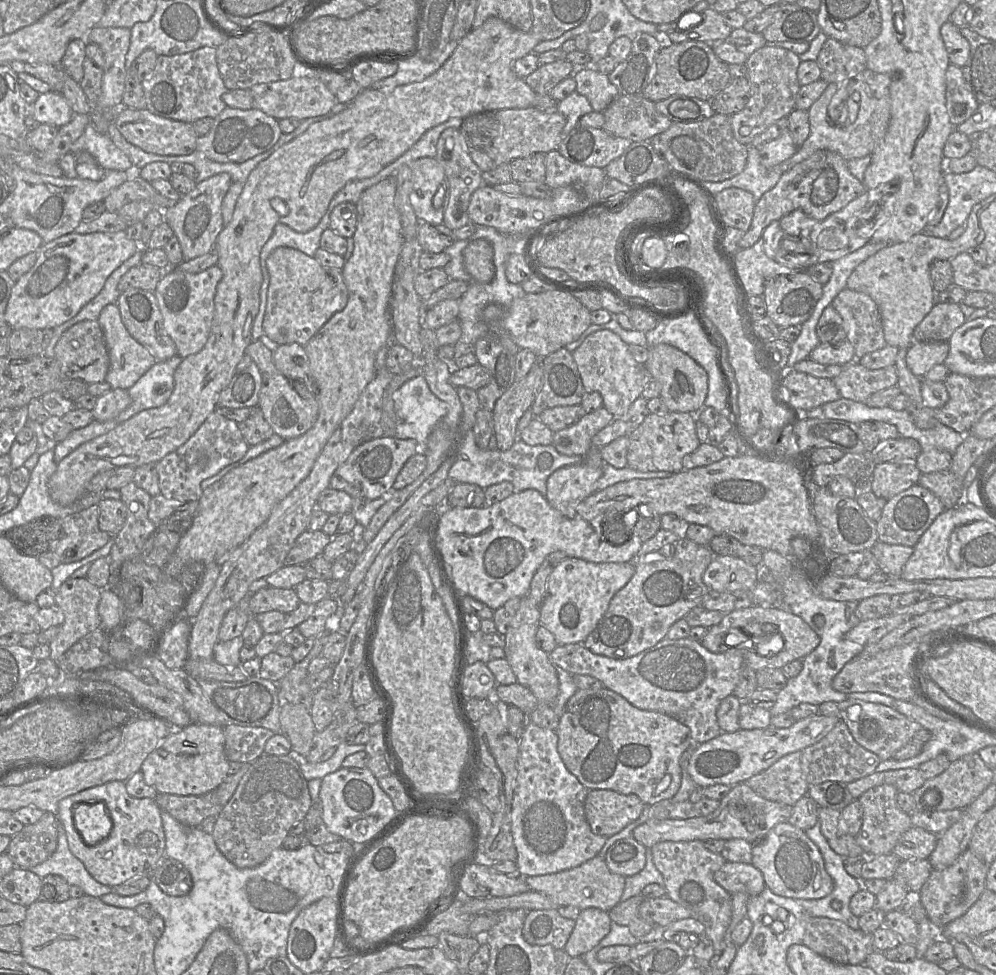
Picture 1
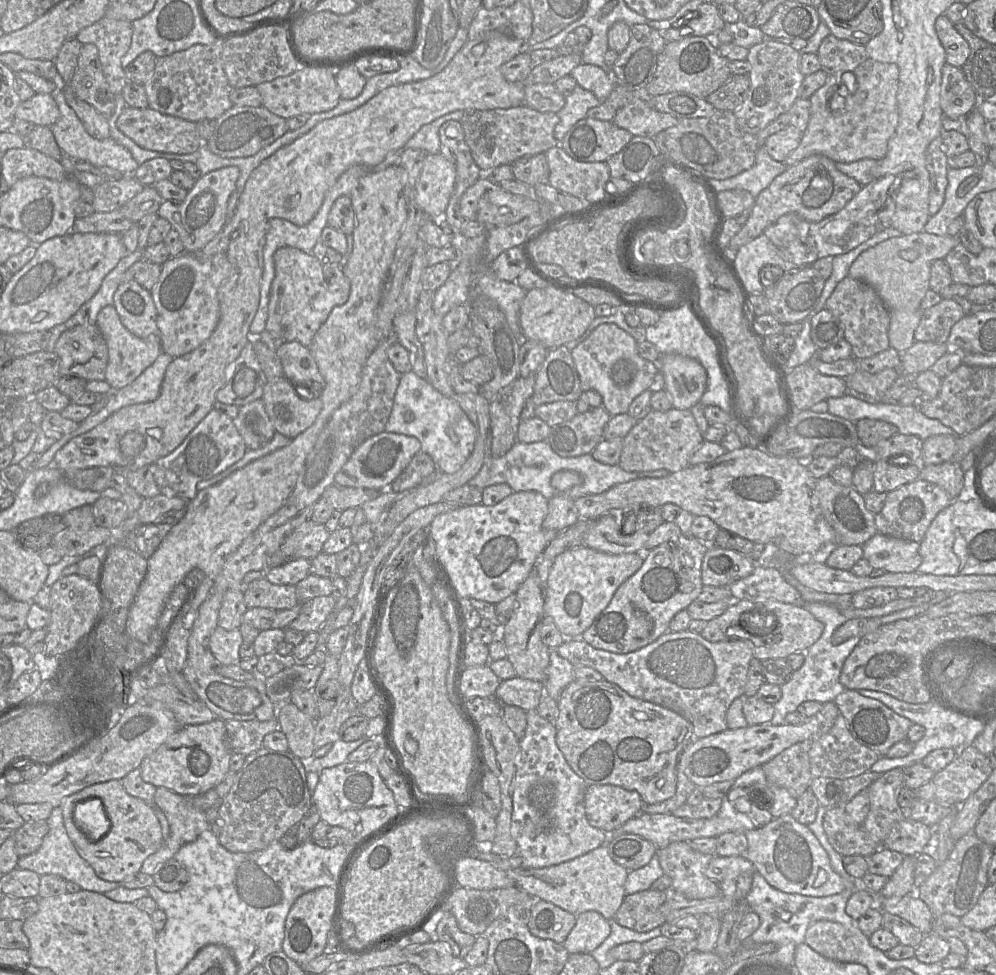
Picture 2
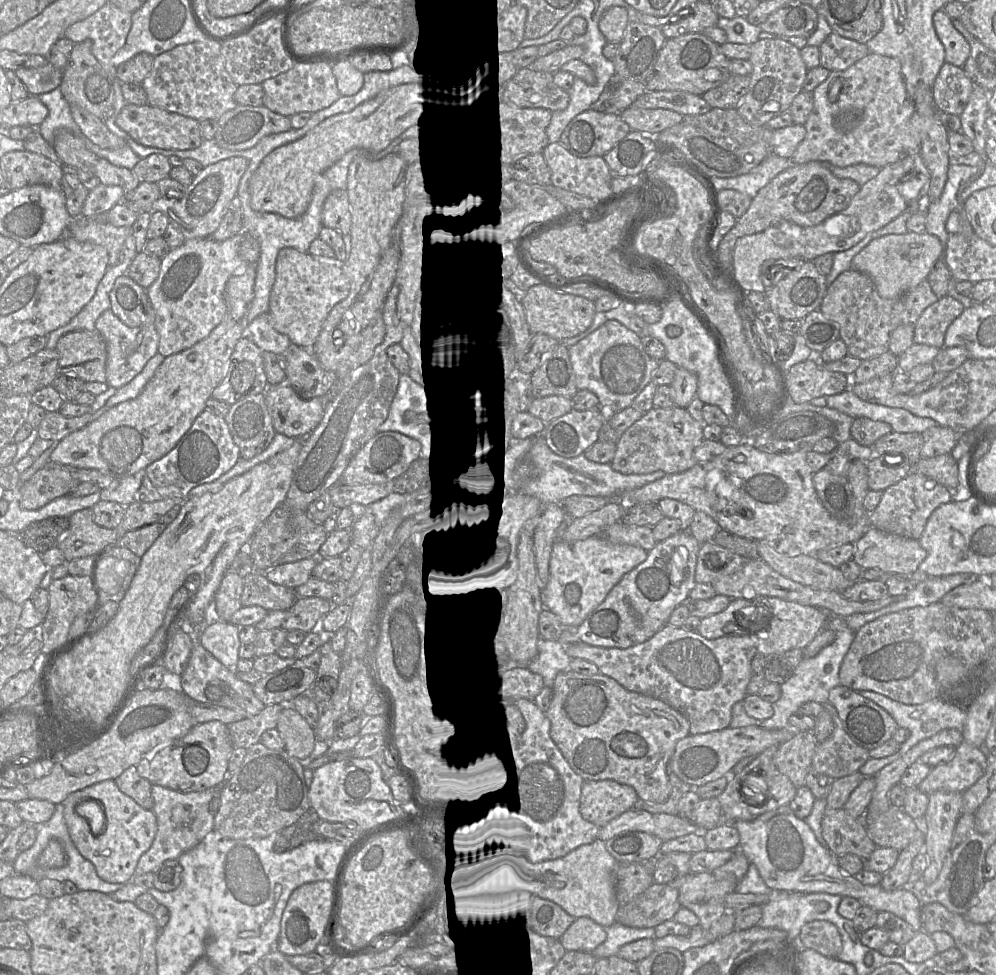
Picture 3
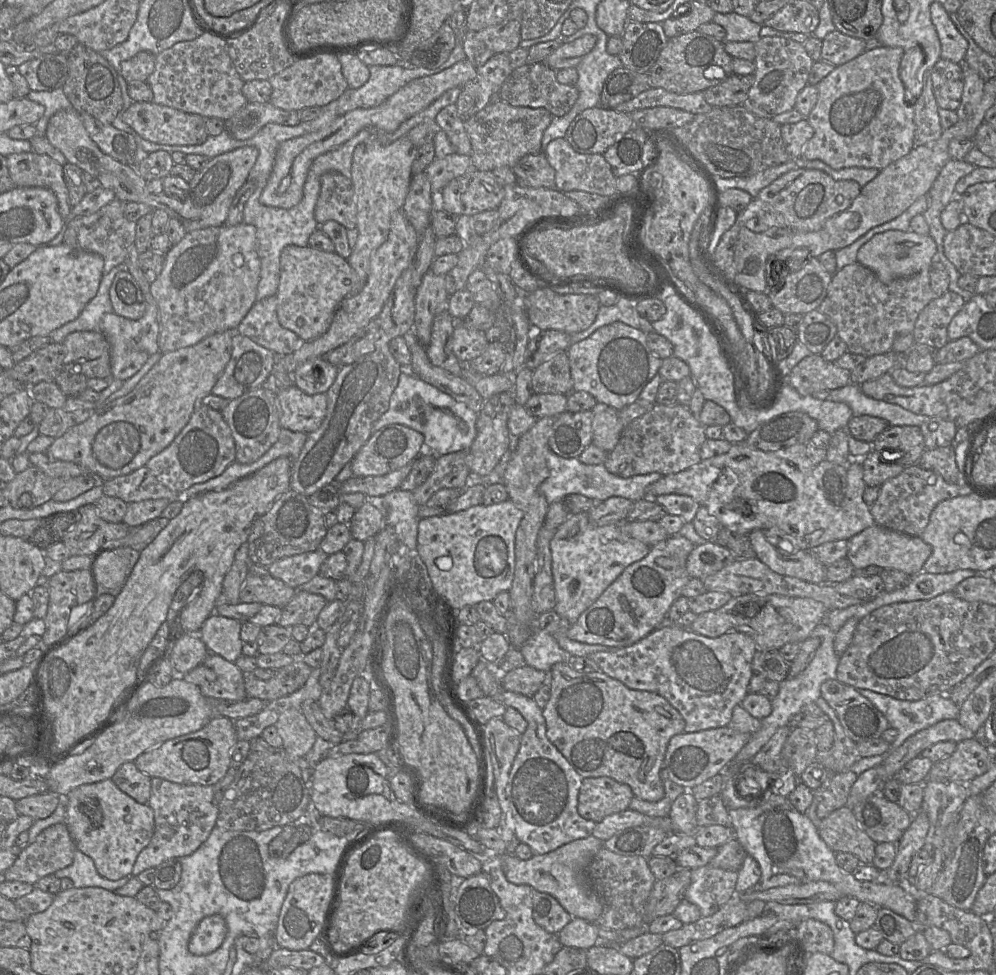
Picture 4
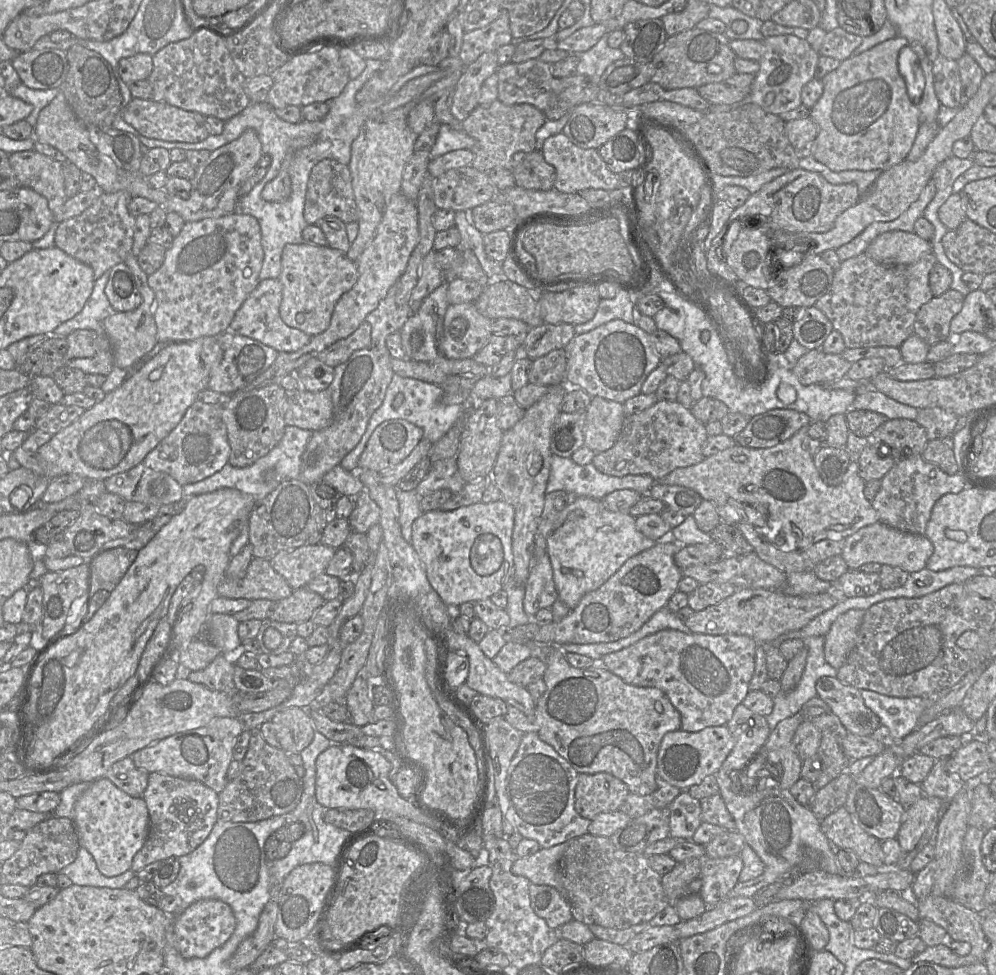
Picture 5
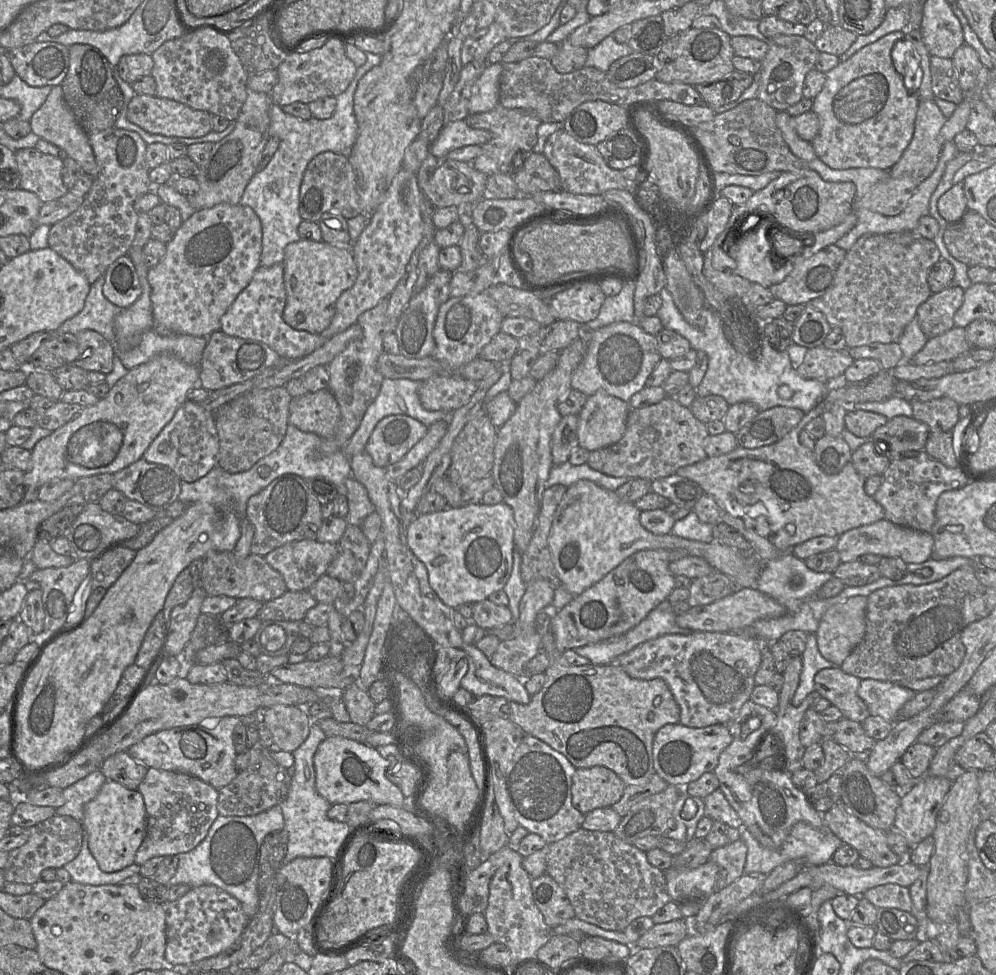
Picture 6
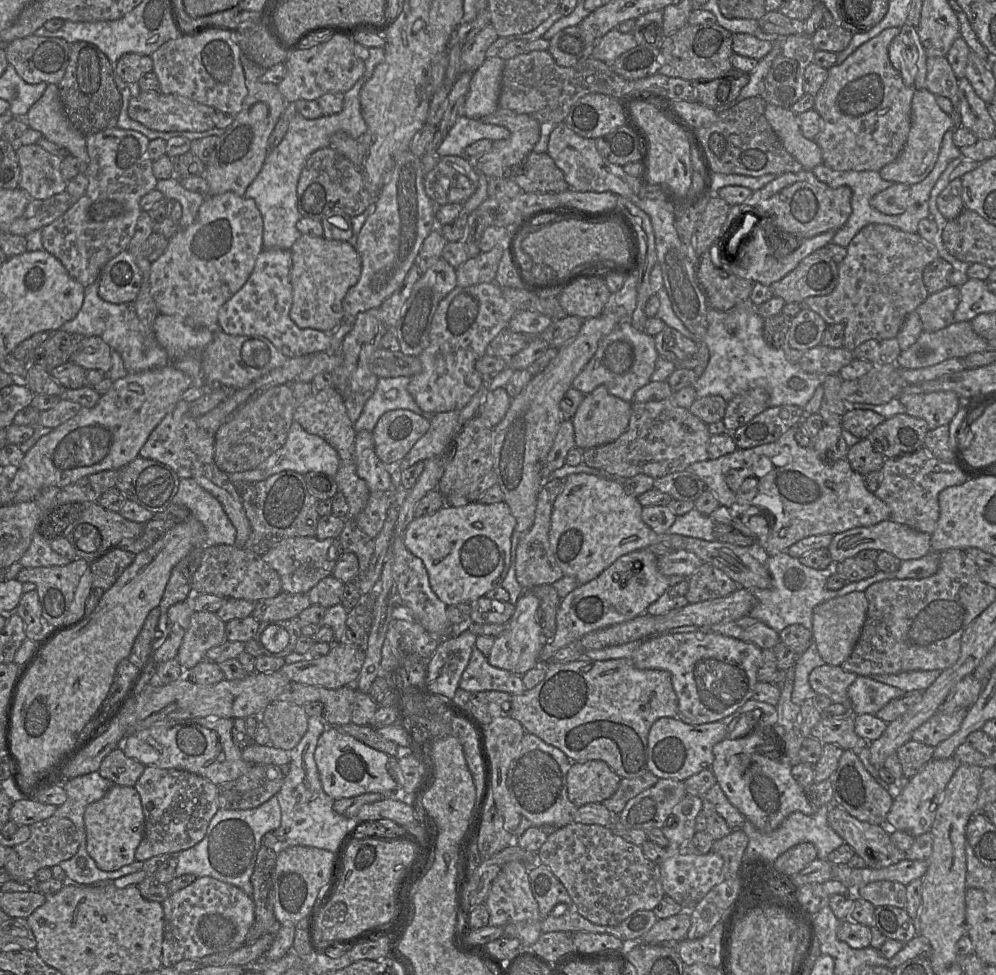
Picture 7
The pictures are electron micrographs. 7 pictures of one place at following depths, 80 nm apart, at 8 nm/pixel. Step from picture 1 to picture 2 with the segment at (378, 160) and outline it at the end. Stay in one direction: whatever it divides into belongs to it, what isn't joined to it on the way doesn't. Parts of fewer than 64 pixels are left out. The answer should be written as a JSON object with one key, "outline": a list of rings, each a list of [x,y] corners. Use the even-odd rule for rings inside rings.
{"outline":[[[489,31],[477,39],[468,40],[438,74],[425,80],[388,87],[357,109],[319,122],[306,134],[264,159],[251,172],[238,198],[234,215],[229,219],[231,235],[226,255],[231,272],[218,289],[220,318],[210,337],[191,352],[173,358],[166,368],[156,400],[124,406],[90,431],[72,438],[56,452],[54,467],[63,474],[93,467],[108,467],[117,473],[127,473],[149,466],[177,448],[213,409],[216,392],[227,382],[227,372],[248,342],[249,328],[259,306],[263,248],[269,220],[282,218],[297,226],[308,224],[317,214],[328,191],[348,168],[354,165],[376,166],[390,151],[404,146],[423,125],[445,114],[456,110],[469,113],[521,105],[525,97],[524,83],[507,81],[501,73],[501,66],[519,53],[526,52],[527,42],[510,38],[499,31]]]}

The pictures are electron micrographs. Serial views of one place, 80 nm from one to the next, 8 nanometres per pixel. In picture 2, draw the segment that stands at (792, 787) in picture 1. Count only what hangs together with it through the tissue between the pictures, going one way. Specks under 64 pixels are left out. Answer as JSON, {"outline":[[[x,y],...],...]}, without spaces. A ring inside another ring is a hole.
{"outline":[[[812,741],[795,743],[762,766],[767,780],[788,790],[795,799],[809,788],[812,780],[809,762]]]}

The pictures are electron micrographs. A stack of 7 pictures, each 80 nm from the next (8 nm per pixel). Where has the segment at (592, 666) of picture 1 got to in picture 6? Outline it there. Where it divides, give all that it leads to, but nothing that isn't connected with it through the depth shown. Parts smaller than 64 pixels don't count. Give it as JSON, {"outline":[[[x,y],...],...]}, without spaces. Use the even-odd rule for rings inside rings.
{"outline":[[[693,632],[690,635],[666,634],[645,641],[618,656],[613,664],[622,668],[630,677],[642,680],[661,678],[670,688],[680,707],[680,722],[691,728],[725,724],[734,719],[750,696],[755,685],[755,674],[761,663],[759,640],[742,633]]]}

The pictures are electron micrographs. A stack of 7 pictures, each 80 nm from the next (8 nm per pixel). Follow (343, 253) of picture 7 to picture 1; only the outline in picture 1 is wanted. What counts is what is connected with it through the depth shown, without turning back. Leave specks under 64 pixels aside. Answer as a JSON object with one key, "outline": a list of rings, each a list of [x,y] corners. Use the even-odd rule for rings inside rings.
{"outline":[[[278,247],[266,260],[270,281],[264,334],[275,344],[298,343],[305,346],[317,331],[348,302],[342,270],[322,266],[314,256],[290,247]]]}

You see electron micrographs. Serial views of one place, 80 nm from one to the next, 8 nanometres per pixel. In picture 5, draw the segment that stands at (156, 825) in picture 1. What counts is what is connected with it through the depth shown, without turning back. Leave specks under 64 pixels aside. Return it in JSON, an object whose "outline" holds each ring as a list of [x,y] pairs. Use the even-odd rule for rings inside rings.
{"outline":[[[108,778],[93,781],[74,804],[73,822],[79,838],[79,848],[84,847],[93,856],[98,870],[107,877],[120,875],[131,869],[135,854],[142,848],[149,830],[149,812],[144,799],[128,795]]]}

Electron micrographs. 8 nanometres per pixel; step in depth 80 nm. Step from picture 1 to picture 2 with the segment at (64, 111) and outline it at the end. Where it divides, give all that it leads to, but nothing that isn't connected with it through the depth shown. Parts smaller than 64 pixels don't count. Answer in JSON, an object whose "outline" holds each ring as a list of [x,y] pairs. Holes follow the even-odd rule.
{"outline":[[[35,94],[18,105],[16,120],[32,122],[36,126],[51,126],[59,119],[58,106],[50,94]]]}

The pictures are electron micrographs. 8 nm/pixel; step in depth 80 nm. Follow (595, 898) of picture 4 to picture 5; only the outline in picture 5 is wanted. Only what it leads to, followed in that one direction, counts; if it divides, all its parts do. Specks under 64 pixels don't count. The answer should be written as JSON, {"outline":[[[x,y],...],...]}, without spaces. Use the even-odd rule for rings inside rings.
{"outline":[[[567,842],[541,848],[531,856],[519,857],[512,865],[512,873],[526,877],[533,884],[554,887],[566,898],[560,868],[560,859],[566,847]]]}

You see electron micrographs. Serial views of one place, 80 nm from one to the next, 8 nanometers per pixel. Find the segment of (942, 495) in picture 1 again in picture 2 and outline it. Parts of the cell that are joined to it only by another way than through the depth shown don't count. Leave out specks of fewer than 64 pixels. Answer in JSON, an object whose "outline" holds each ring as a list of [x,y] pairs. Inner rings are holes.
{"outline":[[[954,461],[924,465],[919,478],[941,487],[953,500],[957,499],[964,486],[964,472],[960,463]]]}

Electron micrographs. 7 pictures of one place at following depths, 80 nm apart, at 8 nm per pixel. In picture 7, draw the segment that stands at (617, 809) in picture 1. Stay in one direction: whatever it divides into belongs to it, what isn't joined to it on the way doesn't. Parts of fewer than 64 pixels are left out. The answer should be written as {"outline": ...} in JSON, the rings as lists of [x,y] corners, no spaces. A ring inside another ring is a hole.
{"outline":[[[601,760],[572,763],[567,774],[568,798],[577,808],[588,803],[602,803],[616,792],[621,779]]]}

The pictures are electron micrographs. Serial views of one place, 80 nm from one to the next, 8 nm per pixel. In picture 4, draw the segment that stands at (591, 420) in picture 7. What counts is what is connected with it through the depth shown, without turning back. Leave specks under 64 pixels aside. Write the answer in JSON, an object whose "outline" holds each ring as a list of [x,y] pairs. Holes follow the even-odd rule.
{"outline":[[[599,403],[592,411],[592,444],[610,452],[617,445],[624,428],[619,419],[618,411],[612,407],[600,405]]]}

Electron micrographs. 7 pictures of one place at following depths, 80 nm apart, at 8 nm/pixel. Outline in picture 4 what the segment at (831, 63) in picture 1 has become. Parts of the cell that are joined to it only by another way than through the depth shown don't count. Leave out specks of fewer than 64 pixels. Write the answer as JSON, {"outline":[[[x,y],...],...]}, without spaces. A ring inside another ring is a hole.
{"outline":[[[835,29],[822,40],[821,59],[839,66],[862,54],[865,48],[865,40],[842,34]]]}

